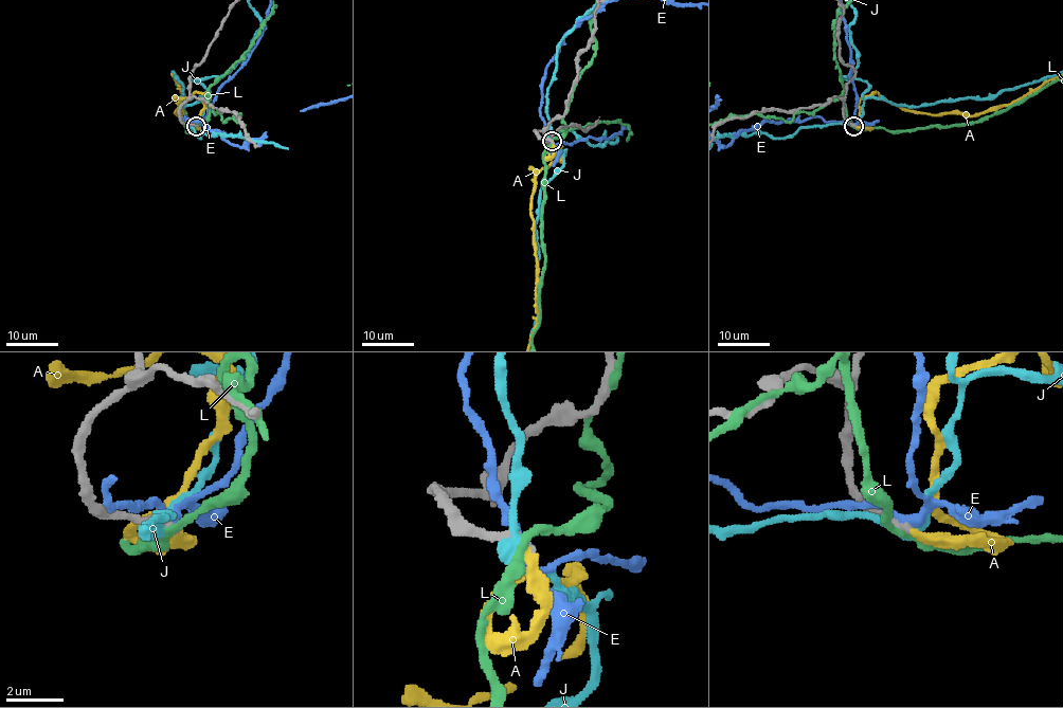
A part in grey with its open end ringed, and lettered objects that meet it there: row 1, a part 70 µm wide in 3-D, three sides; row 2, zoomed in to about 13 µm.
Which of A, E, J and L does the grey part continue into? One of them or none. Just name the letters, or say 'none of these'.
A

